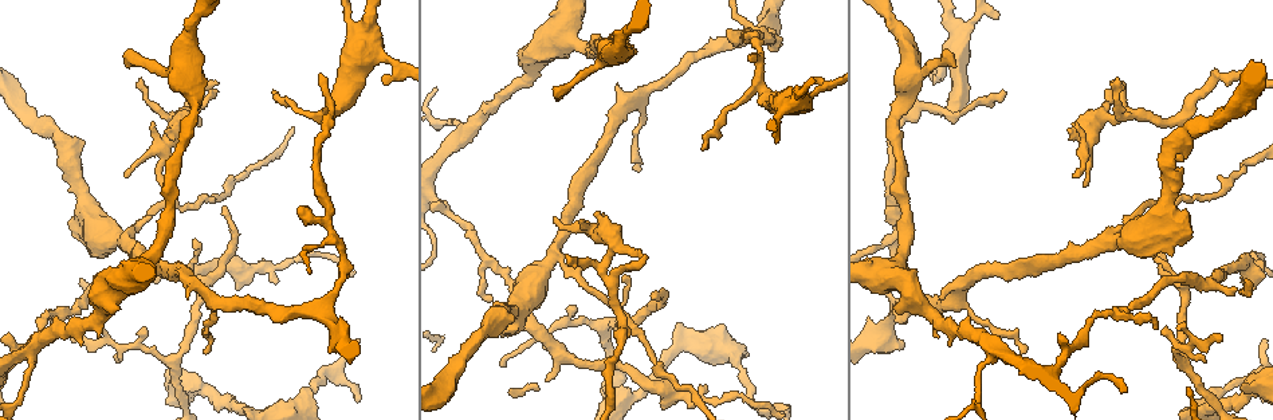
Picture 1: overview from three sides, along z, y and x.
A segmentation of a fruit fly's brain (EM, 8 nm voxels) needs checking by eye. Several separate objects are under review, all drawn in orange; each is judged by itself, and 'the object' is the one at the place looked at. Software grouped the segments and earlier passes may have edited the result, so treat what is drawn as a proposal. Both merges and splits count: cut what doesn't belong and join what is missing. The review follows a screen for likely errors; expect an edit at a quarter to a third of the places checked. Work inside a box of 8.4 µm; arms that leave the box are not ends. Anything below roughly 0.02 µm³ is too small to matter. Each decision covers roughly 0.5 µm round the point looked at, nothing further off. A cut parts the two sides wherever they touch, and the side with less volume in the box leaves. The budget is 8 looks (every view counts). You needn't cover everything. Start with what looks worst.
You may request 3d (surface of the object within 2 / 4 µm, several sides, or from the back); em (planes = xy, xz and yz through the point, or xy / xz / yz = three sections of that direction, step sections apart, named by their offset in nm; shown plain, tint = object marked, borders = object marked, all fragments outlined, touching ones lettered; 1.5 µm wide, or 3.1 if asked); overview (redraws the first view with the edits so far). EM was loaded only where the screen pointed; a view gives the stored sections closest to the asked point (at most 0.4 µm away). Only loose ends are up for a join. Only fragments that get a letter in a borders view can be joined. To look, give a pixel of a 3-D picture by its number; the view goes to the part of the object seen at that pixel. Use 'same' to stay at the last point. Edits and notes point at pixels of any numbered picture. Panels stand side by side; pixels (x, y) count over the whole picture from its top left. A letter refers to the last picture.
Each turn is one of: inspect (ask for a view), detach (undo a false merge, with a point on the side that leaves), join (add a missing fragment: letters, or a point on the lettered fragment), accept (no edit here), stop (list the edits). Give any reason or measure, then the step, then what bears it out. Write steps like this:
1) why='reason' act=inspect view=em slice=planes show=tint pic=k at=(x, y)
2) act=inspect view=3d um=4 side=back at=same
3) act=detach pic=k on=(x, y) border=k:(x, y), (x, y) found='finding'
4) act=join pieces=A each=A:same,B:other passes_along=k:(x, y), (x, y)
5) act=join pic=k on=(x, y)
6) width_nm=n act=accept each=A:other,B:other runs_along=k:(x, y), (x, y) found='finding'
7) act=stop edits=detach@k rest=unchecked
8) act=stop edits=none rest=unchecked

why='thin end' act=inspect view=em slice=planes show=tint pic=1 at=(224, 207)

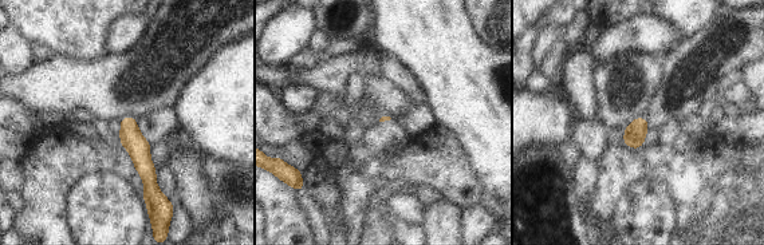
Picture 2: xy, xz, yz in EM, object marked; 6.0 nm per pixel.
why='see the neighbours' act=inspect view=em slice=planes show=borders at=same

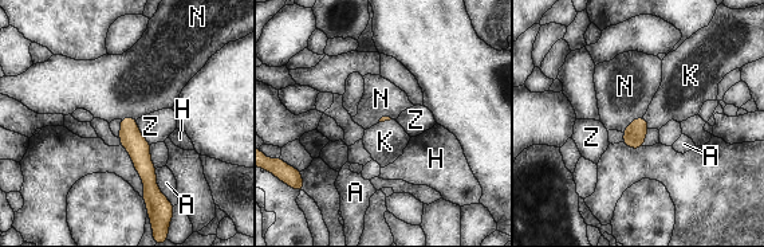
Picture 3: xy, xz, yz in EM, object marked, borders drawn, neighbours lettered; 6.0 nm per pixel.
act=join pieces=K each=A:other,H:other,K:same,N:other,Z:other passes_along=3:(634, 134), (646, 122), (678, 97) found='it goes on there'

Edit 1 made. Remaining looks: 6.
why='see it whole again' act=inspect view=overview

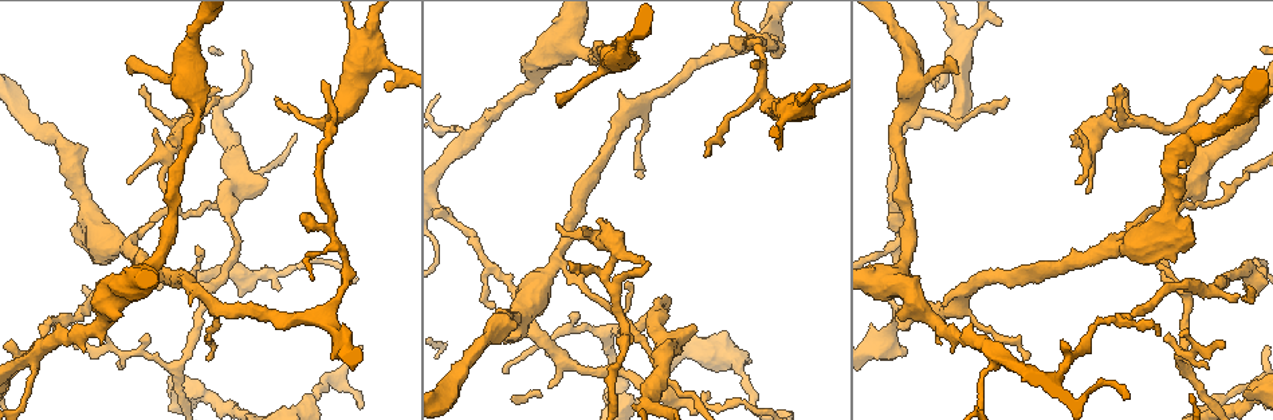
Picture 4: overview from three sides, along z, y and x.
why='calibre changes' act=inspect view=em slice=xz step=4 show=tint pic=4 at=(762, 93)

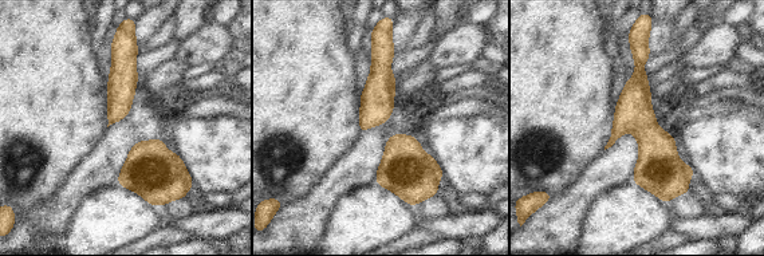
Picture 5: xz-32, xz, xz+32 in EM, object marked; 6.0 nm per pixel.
why='another direction' act=inspect view=em slice=planes show=borders at=same

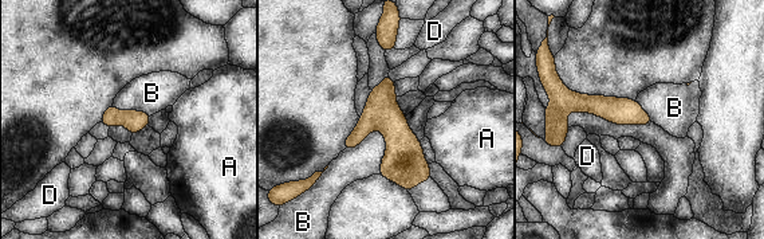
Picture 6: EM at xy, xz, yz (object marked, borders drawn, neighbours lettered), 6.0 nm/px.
act=accept each=A:other,B:other,D:other runs_along=6:(388, 81), (409, 185) found='one neuron here'

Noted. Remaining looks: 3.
why='thin arm on a thick one' act=inspect view=em slice=planes show=borders pic=4 at=(1110, 244)

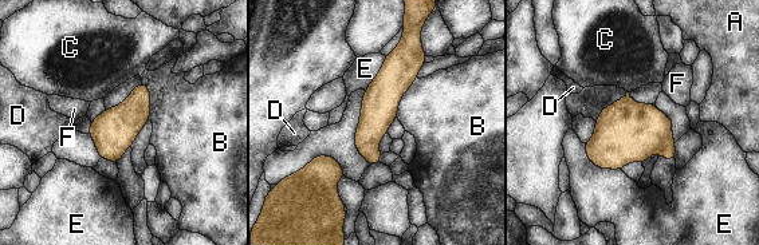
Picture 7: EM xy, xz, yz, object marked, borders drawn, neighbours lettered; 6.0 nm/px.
act=accept each=A:other,B:other,C:other,D:other,E:other,F:other found='continuous, no second neuron'

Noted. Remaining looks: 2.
act=stop edits=join@3 rest=unchecked

